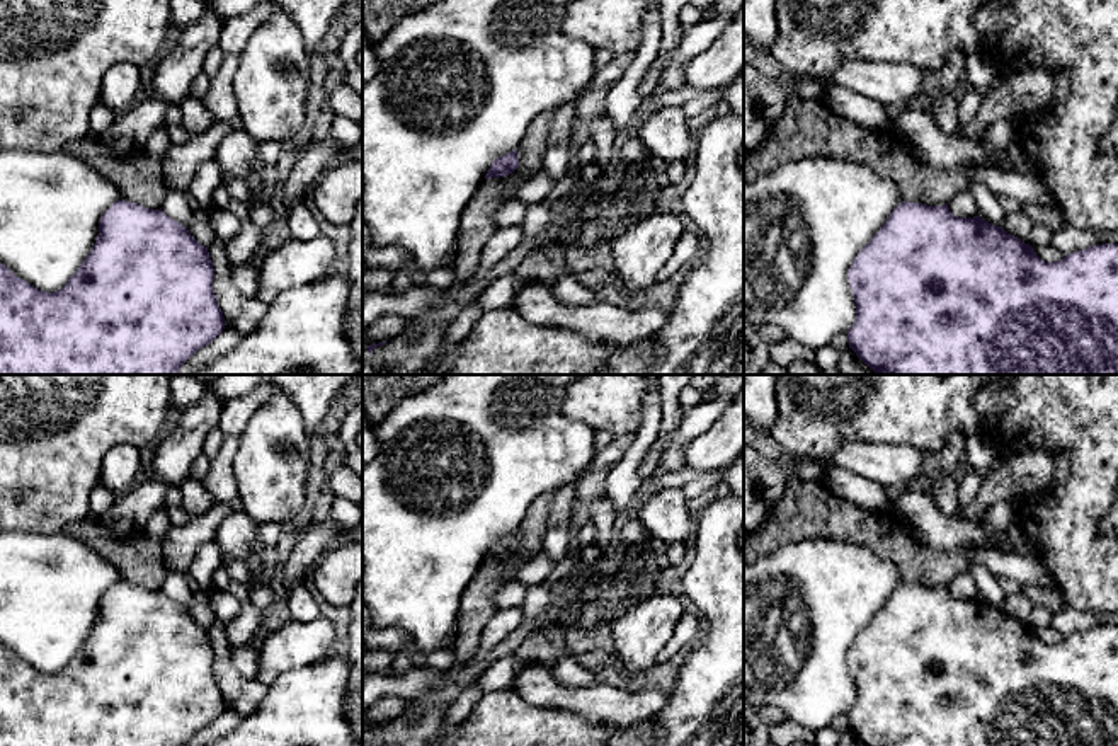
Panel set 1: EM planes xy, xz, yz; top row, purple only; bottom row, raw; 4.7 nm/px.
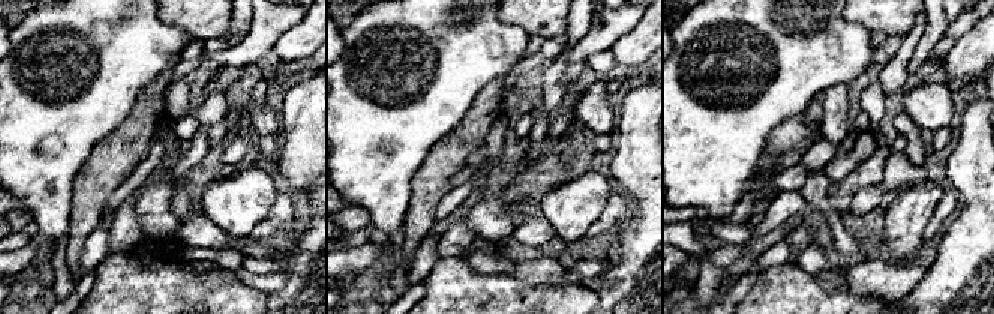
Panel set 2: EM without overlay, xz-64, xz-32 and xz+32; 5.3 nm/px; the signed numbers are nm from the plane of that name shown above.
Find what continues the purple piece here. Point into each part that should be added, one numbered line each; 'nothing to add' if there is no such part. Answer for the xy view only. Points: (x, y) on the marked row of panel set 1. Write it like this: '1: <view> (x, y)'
nothing to add

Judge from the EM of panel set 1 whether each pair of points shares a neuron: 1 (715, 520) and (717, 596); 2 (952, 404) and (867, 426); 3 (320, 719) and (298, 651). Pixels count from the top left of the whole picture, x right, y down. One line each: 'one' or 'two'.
1: one
2: one
3: two

